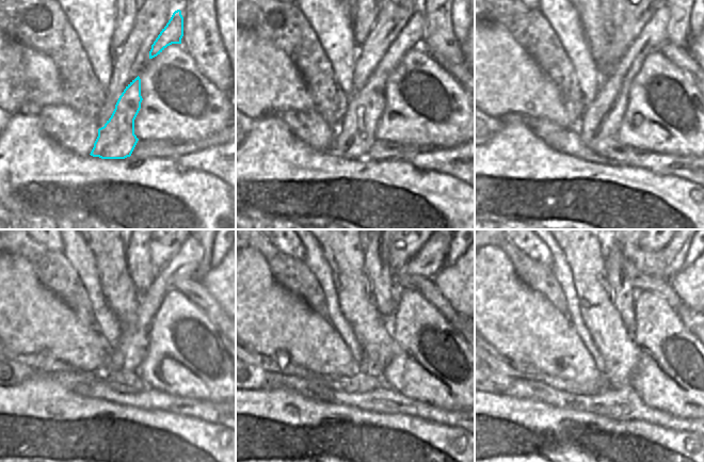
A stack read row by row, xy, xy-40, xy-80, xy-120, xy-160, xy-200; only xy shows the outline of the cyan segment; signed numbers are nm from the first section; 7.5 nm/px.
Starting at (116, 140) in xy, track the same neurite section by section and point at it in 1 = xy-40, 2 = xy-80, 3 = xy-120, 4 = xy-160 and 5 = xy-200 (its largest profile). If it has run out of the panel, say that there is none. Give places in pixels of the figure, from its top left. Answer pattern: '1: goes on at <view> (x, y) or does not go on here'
1: goes on at xy-40 (355, 134)
2: goes on at xy-80 (602, 117)
3: goes on at xy-120 (131, 349)
4: goes on at xy-160 (431, 258)
5: goes on at xy-200 (674, 252)

